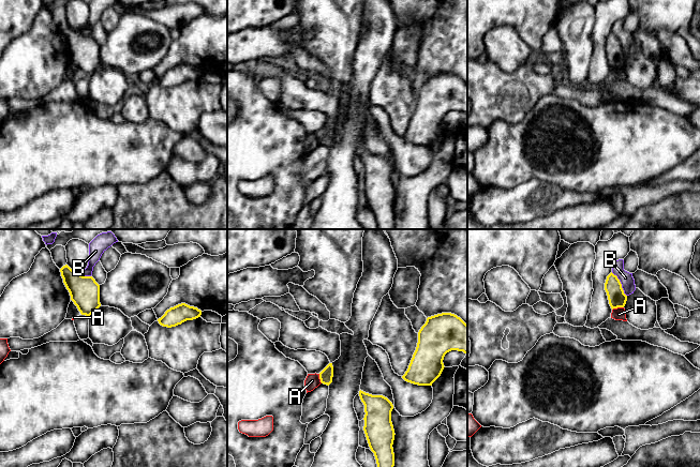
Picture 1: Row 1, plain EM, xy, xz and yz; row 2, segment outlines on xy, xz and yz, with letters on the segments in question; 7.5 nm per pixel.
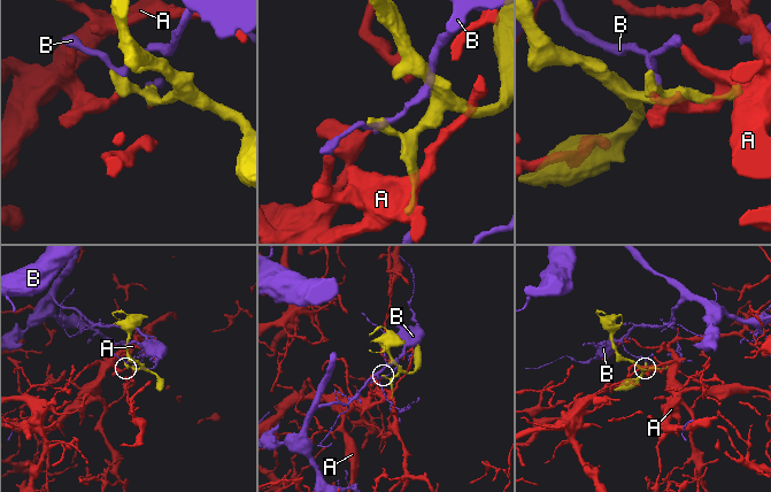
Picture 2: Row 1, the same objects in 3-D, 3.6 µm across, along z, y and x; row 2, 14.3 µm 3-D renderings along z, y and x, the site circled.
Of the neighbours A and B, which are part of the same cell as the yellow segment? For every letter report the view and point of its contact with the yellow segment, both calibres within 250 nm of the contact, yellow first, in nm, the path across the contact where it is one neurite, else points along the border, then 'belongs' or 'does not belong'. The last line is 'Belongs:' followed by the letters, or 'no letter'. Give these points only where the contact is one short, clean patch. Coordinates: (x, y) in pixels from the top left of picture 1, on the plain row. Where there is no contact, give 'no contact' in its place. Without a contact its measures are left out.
A: contact yz (617, 66); calibres 130 and 100 nm; border yz (623, 66), (612, 70); does not belong
B: contact yz (621, 44); calibres 130 and 100 nm; does not belong
Belongs: no letter

